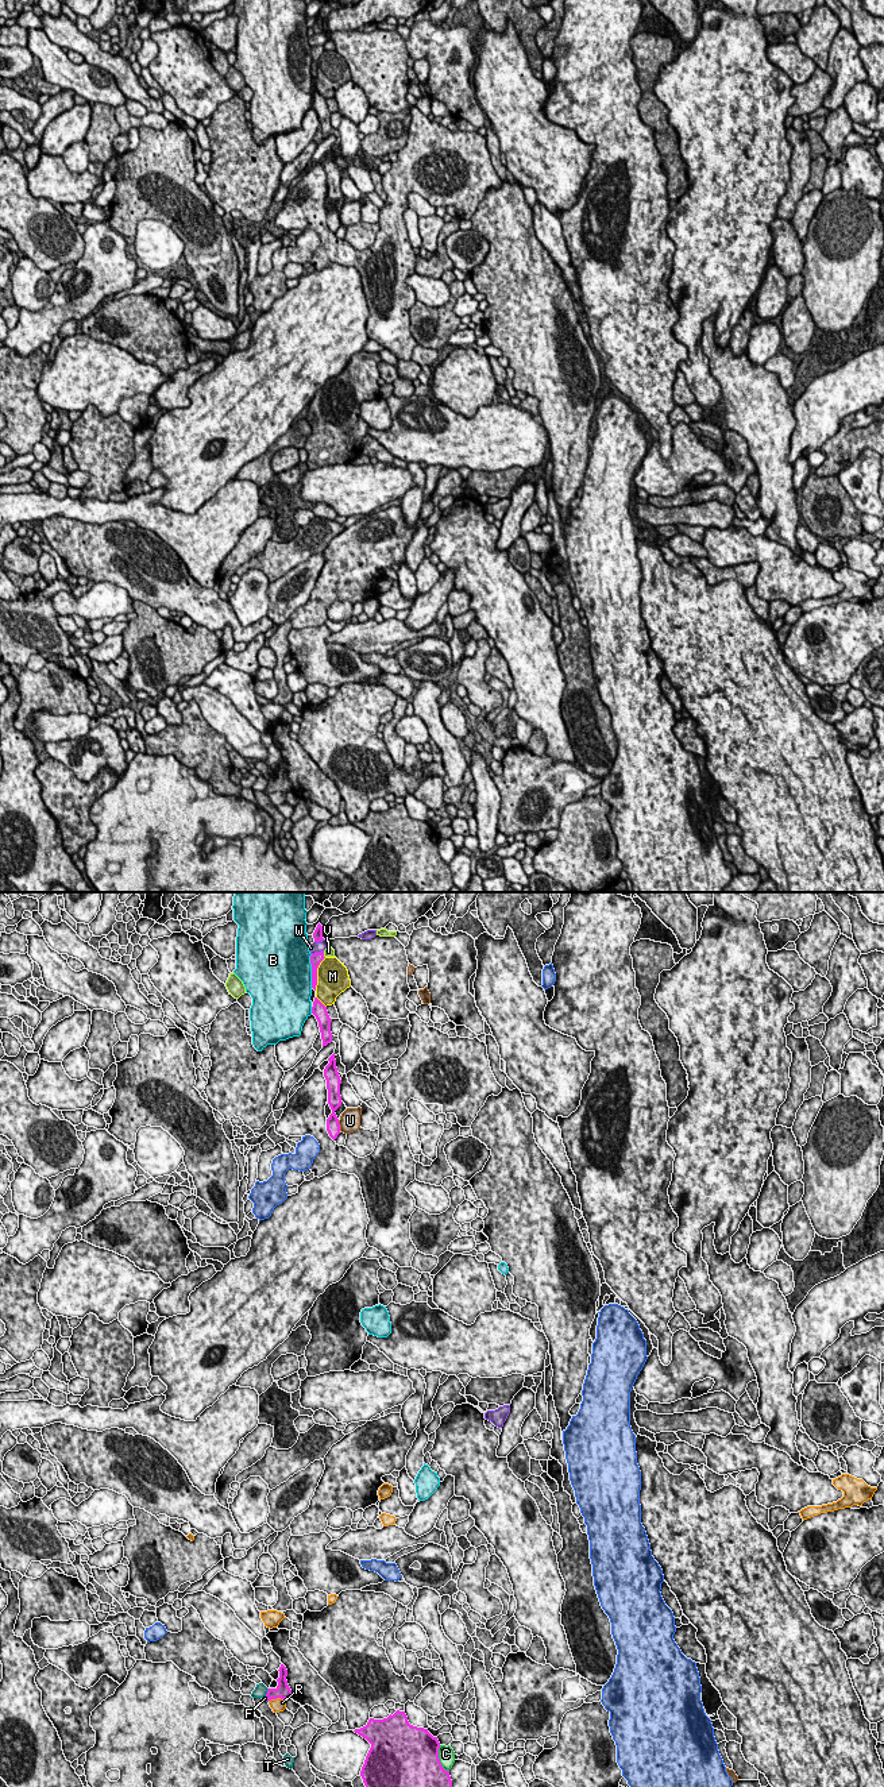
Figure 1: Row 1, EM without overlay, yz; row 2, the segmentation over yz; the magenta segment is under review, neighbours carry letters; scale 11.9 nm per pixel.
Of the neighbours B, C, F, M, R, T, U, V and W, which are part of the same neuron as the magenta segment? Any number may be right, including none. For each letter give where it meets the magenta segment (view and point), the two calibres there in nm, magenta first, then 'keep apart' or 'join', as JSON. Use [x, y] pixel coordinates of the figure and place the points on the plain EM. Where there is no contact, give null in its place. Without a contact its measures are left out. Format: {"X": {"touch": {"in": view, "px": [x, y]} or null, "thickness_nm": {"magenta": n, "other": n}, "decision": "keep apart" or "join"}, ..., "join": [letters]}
{"B": {"touch": {"in": "yz", "px": [312, 64]}, "thickness_nm": {"magenta": 140, "other": 480}, "decision": "keep apart"}, "C": {"touch": {"in": "yz", "px": [439, 852]}, "thickness_nm": {"magenta": 500, "other": 190}, "decision": "keep apart"}, "F": {"touch": {"in": "yz", "px": [267, 792]}, "thickness_nm": {"magenta": 170, "other": 50}, "decision": "keep apart"}, "M": {"touch": {"in": "yz", "px": [316, 66]}, "thickness_nm": {"magenta": 140, "other": 380}, "decision": "keep apart"}, "R": {"touch": {"in": "yz", "px": [277, 790]}, "thickness_nm": {"magenta": 170, "other": 160}, "decision": "keep apart"}, "T": {"touch": {"in": "yz", "px": [267, 786]}, "thickness_nm": {"magenta": 170, "other": 160}, "decision": "keep apart"}, "U": {"touch": {"in": "yz", "px": [339, 219]}, "thickness_nm": {"magenta": 160, "other": 260}, "decision": "keep apart"}, "V": {"touch": {"in": "yz", "px": [323, 47]}, "thickness_nm": {"magenta": 140, "other": 120}, "decision": "keep apart"}, "W": {"touch": {"in": "yz", "px": [317, 46]}, "thickness_nm": {"magenta": 140, "other": 130}, "decision": "keep apart"}, "join": []}

